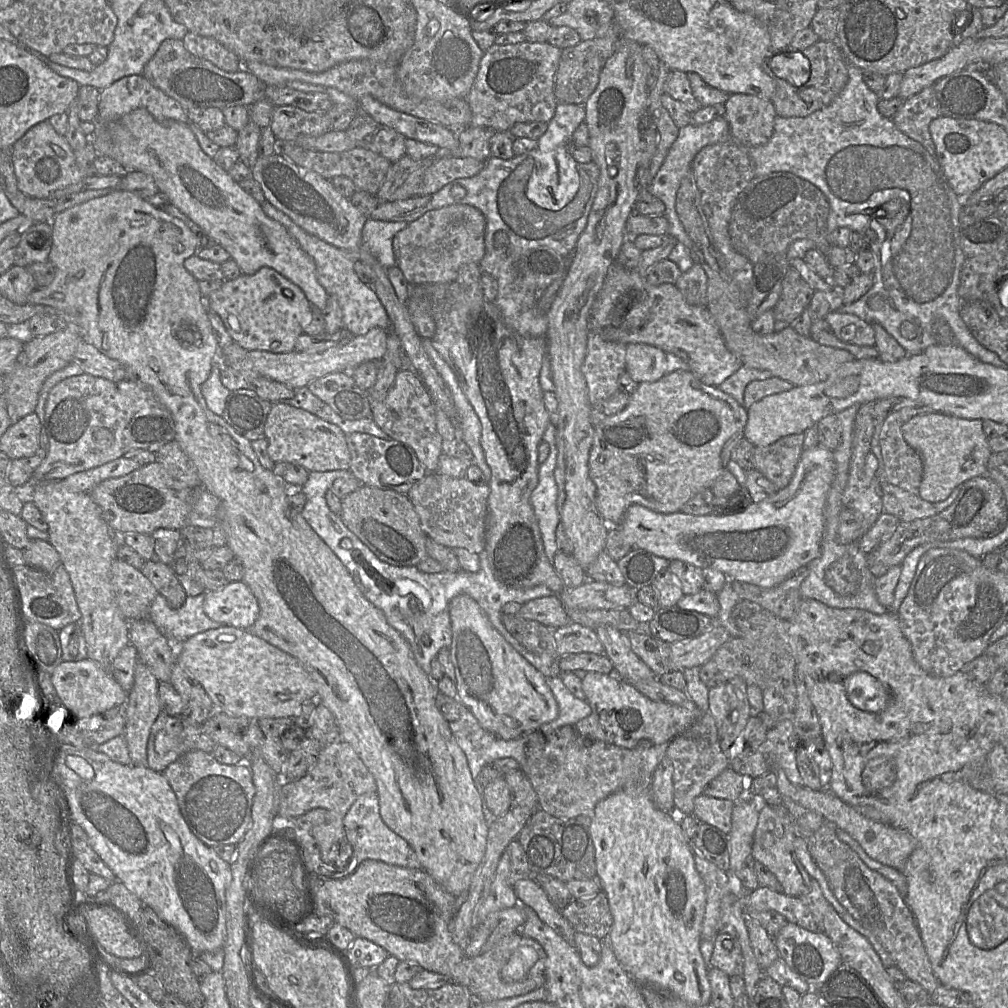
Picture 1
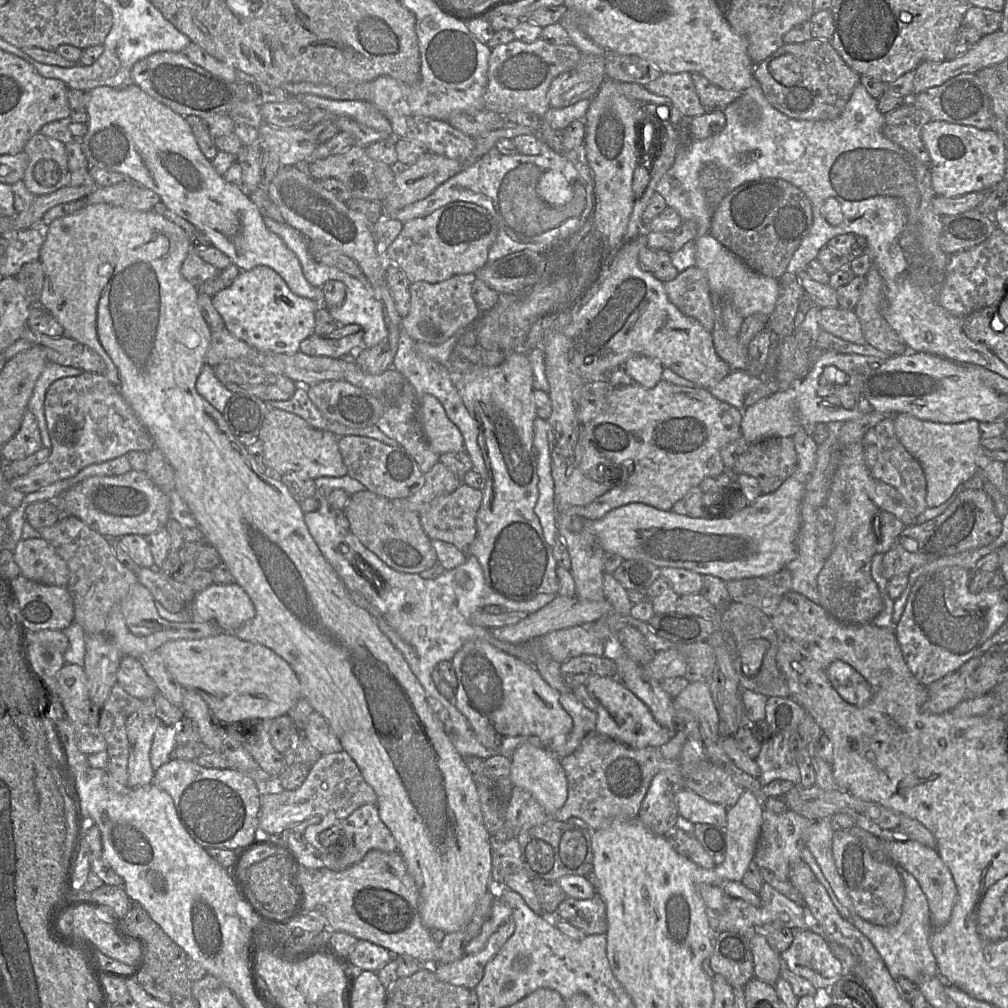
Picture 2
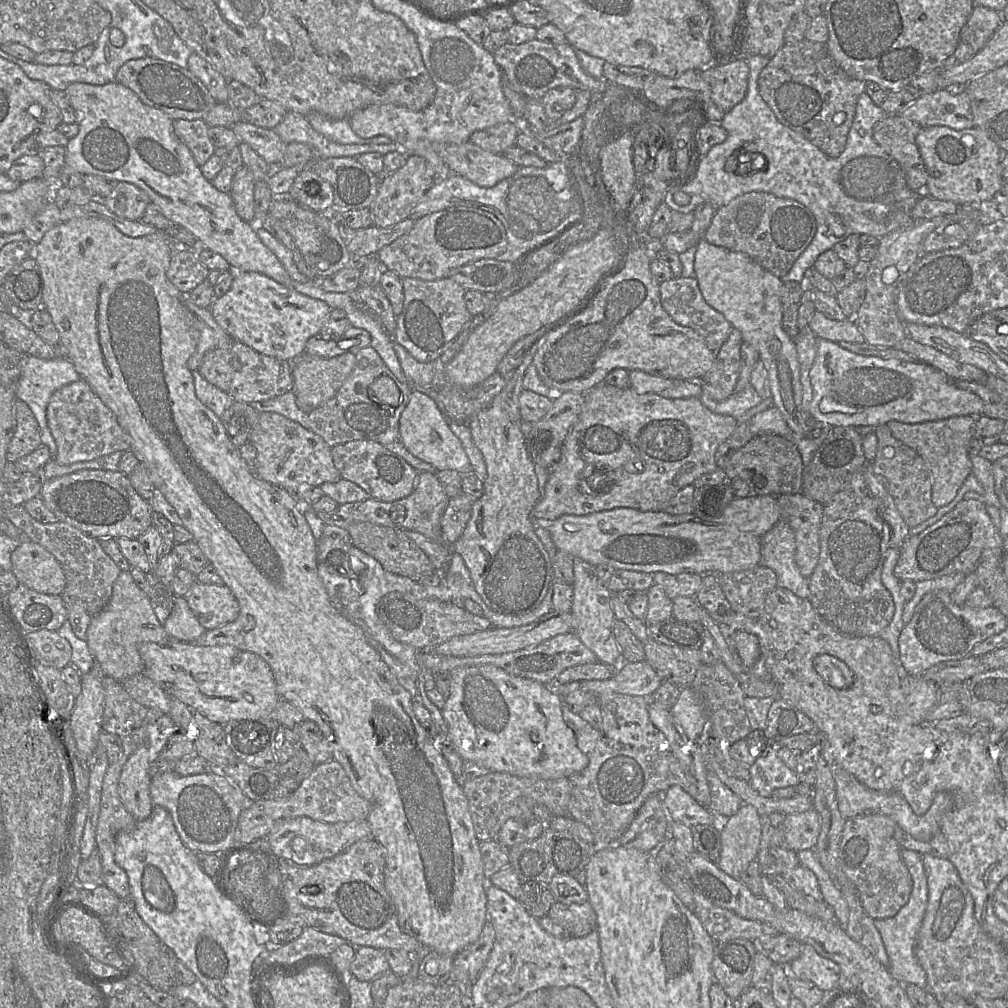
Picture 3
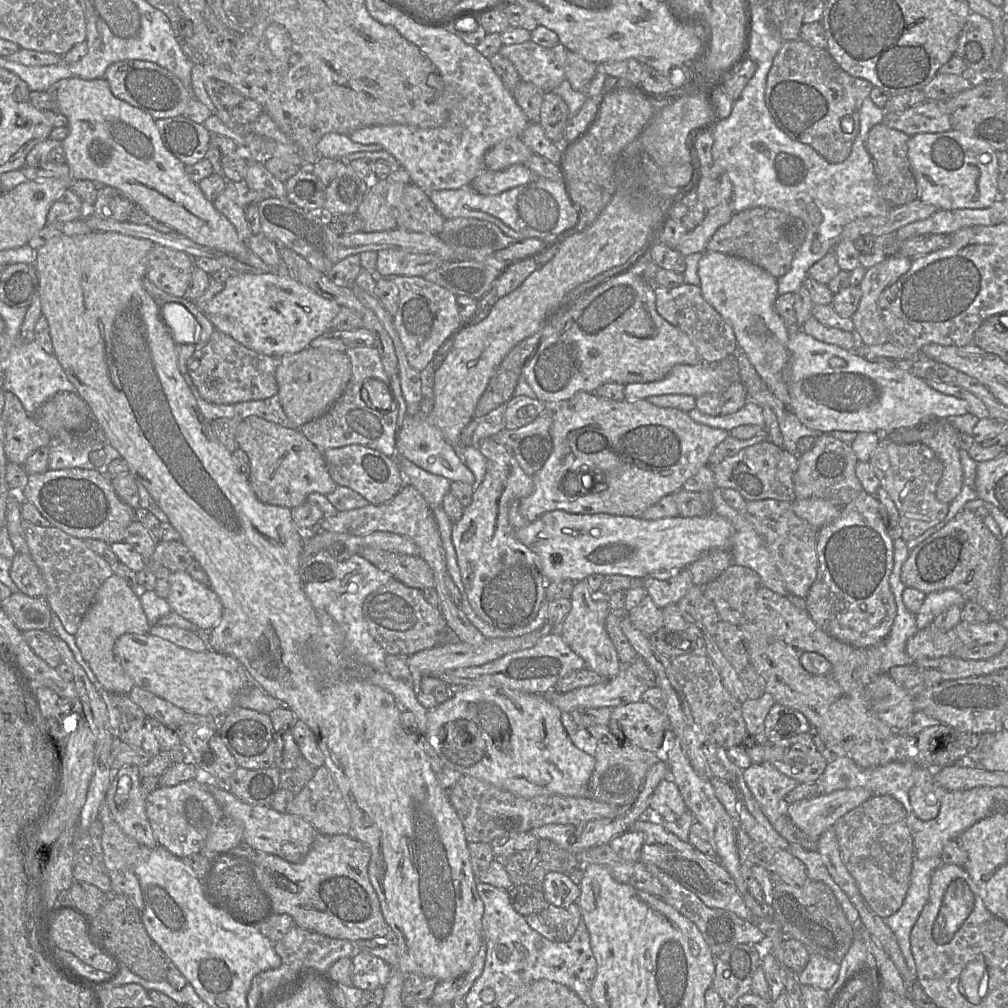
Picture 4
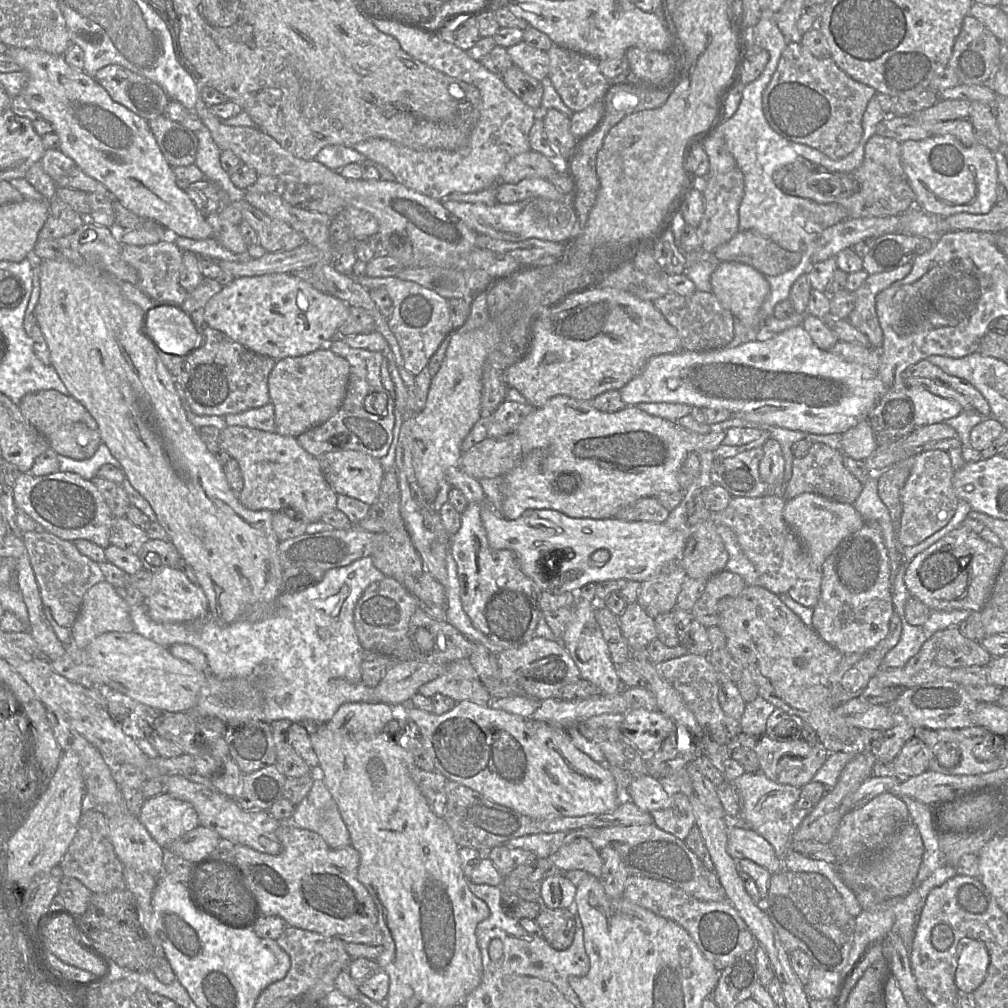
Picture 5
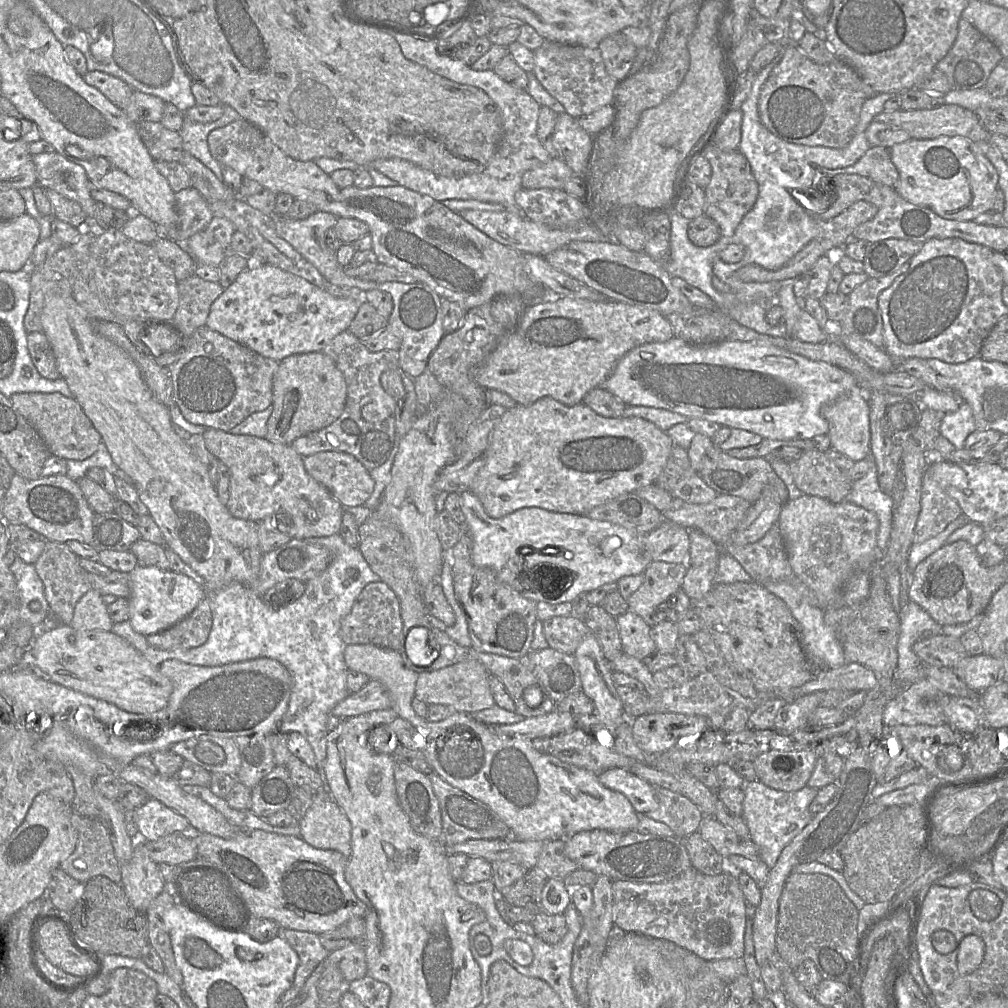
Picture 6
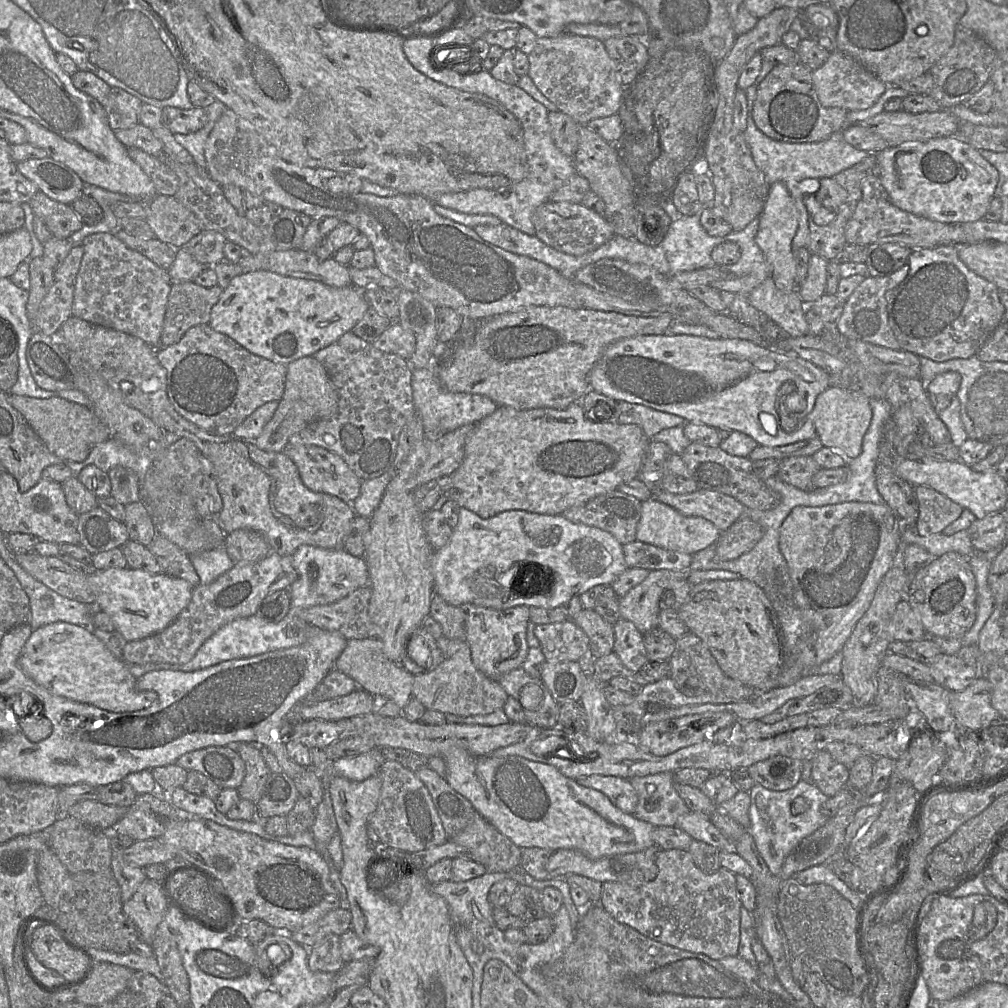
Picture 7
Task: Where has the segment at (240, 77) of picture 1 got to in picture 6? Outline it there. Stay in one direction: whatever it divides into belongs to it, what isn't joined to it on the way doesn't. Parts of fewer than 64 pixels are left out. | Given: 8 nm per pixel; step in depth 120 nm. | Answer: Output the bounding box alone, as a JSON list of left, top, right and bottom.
[83,71,133,109]

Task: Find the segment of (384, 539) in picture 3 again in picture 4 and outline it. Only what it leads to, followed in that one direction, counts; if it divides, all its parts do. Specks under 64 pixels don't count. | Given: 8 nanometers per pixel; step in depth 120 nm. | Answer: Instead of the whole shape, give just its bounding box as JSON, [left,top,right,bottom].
[359,547,434,591]

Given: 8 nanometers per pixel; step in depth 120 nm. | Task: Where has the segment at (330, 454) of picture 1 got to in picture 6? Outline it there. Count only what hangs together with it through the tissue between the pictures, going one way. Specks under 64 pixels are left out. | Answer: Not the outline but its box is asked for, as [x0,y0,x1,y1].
[202,428,345,539]

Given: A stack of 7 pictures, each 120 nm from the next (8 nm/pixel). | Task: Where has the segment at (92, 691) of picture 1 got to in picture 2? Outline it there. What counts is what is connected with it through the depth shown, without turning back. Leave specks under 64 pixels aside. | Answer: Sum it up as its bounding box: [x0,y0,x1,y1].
[57,663,100,726]

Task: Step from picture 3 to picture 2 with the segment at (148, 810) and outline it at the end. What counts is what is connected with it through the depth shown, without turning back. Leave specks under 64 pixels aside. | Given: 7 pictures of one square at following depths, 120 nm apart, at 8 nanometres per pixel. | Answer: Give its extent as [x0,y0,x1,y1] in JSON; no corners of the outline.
[127,699,159,789]

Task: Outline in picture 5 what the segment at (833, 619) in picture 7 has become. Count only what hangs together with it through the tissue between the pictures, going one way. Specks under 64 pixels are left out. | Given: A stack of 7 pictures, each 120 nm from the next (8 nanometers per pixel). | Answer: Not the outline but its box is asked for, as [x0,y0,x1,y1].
[783,493,866,566]

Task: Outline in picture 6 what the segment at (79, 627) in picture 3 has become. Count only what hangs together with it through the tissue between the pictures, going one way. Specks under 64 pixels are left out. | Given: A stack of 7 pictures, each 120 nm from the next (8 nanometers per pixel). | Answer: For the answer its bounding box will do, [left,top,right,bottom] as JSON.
[34,541,91,625]

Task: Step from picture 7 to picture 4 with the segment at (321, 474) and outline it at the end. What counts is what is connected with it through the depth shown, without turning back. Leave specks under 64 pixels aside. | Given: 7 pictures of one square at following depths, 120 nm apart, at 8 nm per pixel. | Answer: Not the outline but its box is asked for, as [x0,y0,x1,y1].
[323,444,406,505]

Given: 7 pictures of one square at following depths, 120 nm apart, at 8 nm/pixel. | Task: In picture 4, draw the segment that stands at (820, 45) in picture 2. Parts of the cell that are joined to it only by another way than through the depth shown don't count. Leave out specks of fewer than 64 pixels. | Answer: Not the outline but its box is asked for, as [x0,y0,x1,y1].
[766,39,874,163]

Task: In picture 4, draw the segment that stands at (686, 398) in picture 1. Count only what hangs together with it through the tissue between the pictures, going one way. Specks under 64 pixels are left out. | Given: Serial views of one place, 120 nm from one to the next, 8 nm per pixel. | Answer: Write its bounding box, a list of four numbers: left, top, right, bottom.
[519,392,729,522]

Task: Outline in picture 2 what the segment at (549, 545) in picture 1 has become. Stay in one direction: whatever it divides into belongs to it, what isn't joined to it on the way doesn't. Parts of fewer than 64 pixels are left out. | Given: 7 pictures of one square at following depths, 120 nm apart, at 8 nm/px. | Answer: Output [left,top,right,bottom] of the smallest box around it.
[533,417,558,548]

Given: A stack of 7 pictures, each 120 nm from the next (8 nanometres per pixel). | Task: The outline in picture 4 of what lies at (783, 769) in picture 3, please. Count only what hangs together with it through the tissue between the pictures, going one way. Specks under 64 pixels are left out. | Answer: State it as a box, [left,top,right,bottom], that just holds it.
[743,763,799,823]

